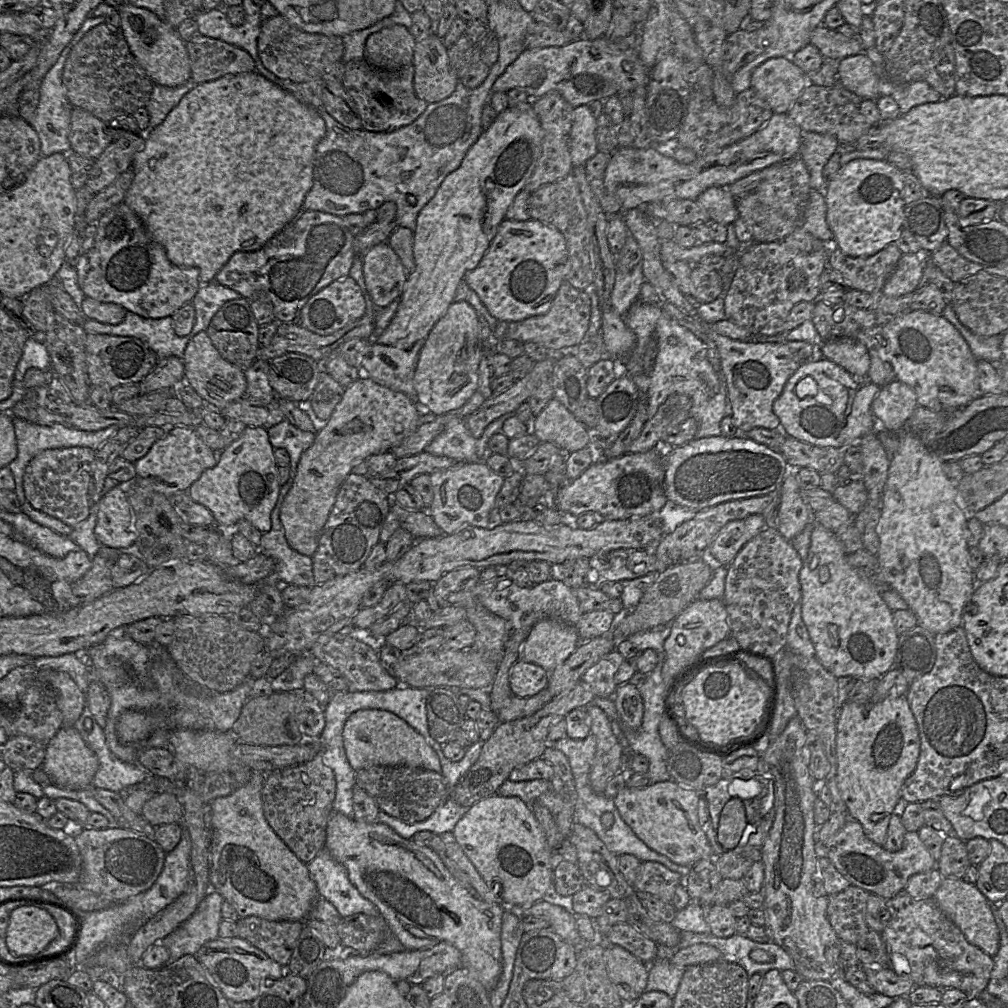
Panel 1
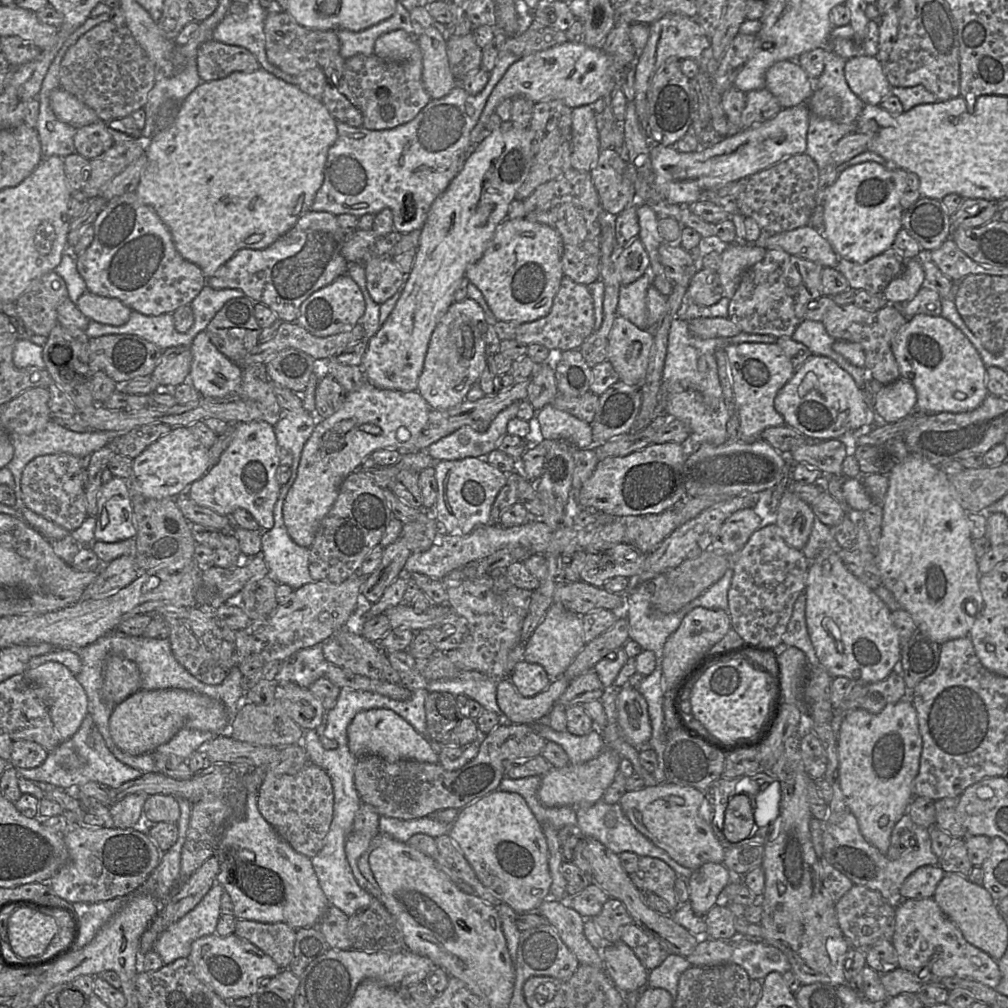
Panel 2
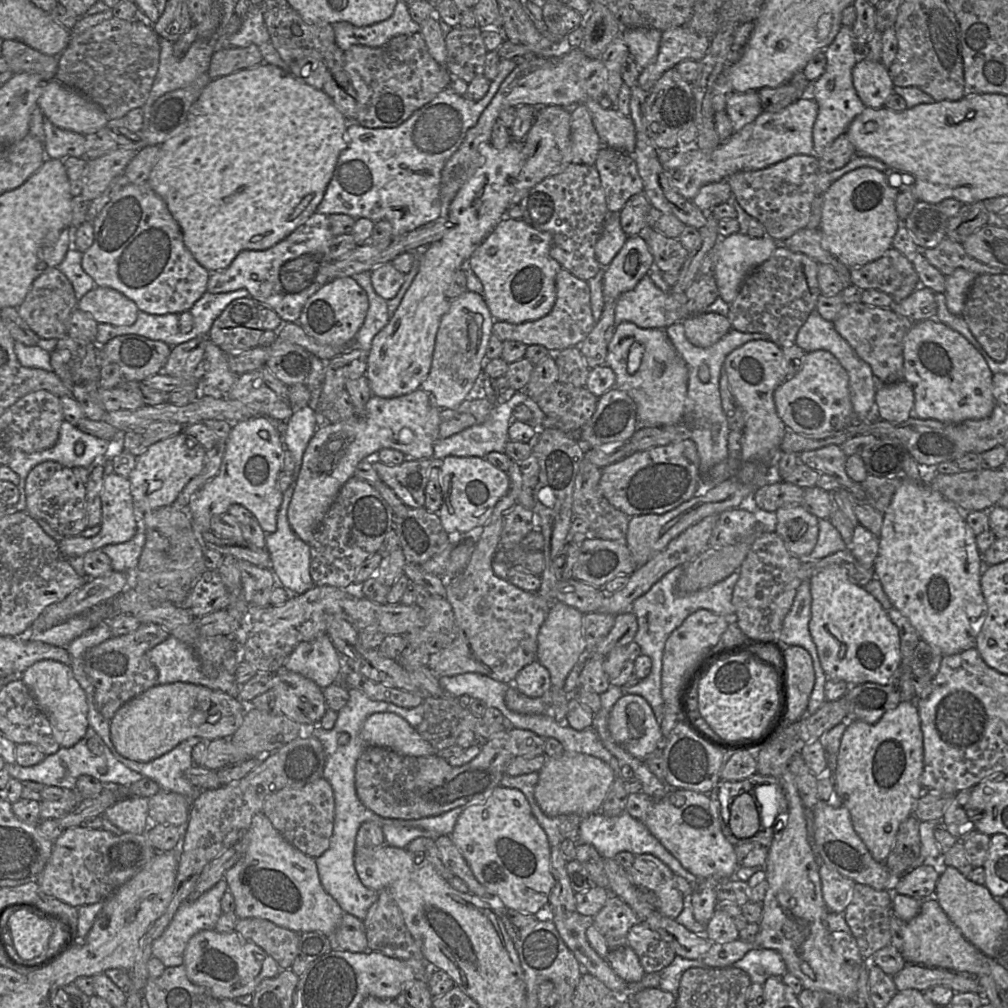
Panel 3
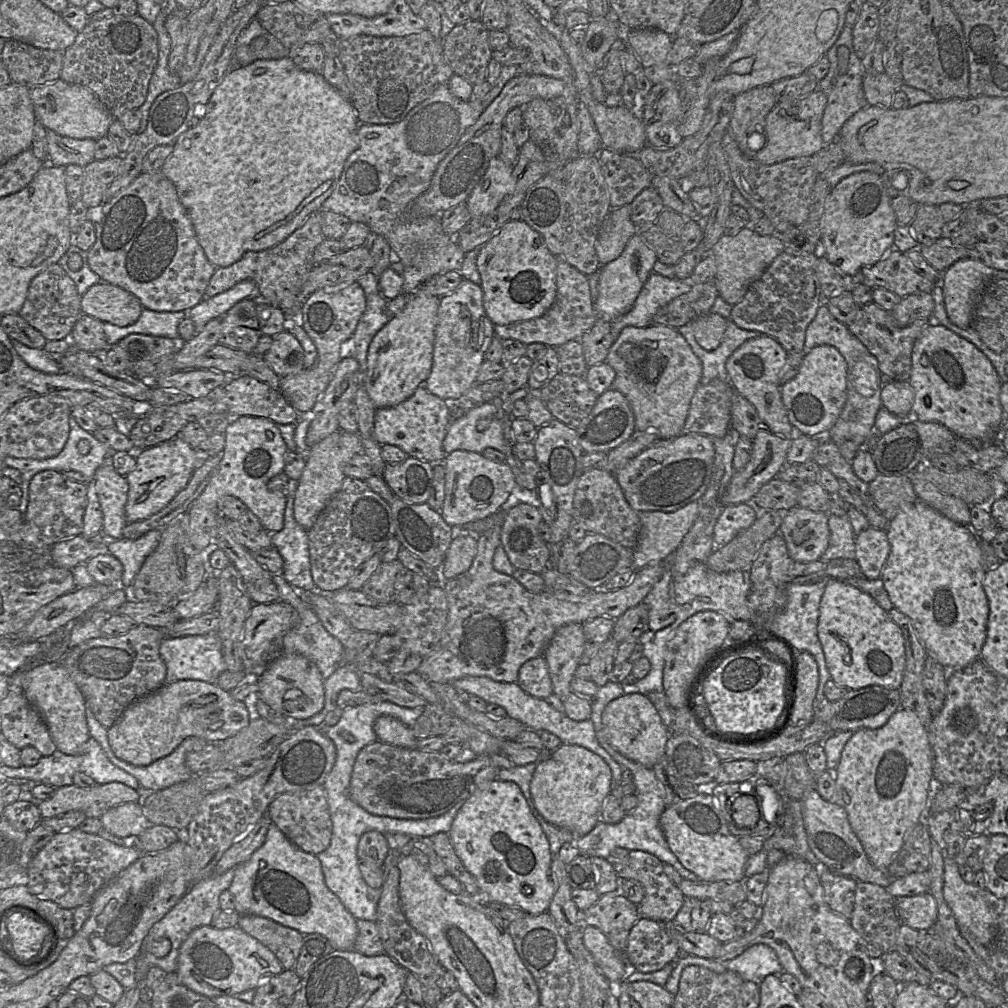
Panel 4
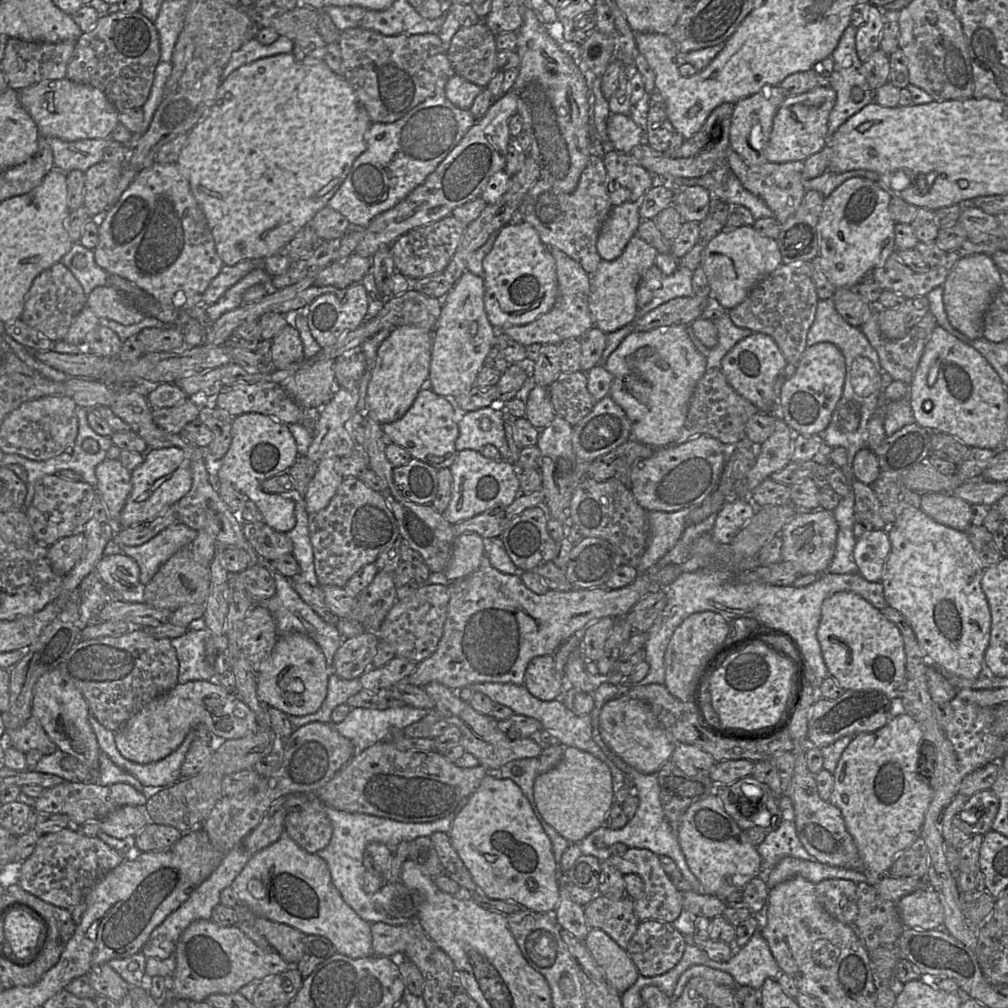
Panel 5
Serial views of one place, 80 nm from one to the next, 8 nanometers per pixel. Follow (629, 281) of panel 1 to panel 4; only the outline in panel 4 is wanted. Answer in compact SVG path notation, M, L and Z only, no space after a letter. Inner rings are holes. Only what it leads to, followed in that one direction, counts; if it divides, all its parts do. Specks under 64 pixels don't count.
M652 272L631 310L611 321L613 343L626 326L644 328L652 325L656 312L673 299L689 292L692 285L690 280L667 278Z

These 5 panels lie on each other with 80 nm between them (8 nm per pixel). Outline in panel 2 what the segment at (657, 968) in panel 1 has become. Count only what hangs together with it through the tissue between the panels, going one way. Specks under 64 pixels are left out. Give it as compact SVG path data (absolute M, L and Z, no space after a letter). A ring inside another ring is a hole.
M669 954L661 965L649 971L648 987L663 988L671 994L674 1000L677 997L680 976L691 966L685 957Z

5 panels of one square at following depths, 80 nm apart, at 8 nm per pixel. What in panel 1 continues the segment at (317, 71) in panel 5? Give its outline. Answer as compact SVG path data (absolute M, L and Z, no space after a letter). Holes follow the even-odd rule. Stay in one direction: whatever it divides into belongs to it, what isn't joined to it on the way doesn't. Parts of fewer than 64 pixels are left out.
M257 71L227 75L198 84L182 97L161 124L145 132L145 145L133 158L130 169L134 177L123 203L139 217L151 238L163 246L172 264L183 268L198 268L199 282L202 285L207 284L215 279L217 273L235 252L259 250L303 210L303 201L313 184L313 159L316 146L325 135L325 121L315 108L302 103L293 94Z

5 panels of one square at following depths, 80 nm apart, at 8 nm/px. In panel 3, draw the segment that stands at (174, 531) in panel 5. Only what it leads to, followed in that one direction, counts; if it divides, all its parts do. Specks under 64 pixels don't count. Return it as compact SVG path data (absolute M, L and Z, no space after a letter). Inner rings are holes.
M139 520L139 530L133 538L124 543L106 545L101 551L110 558L112 570L132 575L144 544L145 534Z

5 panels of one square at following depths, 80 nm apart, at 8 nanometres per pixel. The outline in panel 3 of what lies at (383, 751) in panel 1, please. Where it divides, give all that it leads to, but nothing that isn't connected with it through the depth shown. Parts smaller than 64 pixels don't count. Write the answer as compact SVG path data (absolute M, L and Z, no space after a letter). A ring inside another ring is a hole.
M392 712L370 715L363 723L361 737L367 746L385 747L403 755L436 754L429 741L422 738L405 719Z

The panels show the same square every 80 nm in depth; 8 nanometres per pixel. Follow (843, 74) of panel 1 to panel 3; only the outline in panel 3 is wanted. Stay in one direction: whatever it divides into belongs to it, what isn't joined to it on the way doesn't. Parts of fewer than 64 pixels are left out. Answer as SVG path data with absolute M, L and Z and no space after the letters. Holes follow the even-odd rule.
M860 58L852 69L852 80L866 107L885 107L887 99L894 93L891 76L881 61Z

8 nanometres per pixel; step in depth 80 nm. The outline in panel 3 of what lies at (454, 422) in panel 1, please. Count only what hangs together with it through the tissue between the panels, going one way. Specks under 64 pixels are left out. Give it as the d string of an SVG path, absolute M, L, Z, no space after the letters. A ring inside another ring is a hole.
M516 391L508 401L495 403L484 423L472 425L447 438L438 440L434 444L433 456L439 459L444 459L447 456L483 458L492 451L505 452L506 443L510 440L508 435L509 426L515 420L513 419L513 411L517 405L526 401L527 398L528 395L525 391Z

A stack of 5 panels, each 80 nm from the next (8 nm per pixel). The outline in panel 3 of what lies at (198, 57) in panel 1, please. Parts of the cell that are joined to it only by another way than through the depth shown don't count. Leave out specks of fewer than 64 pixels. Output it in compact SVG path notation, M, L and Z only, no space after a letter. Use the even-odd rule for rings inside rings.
M256 45L248 47L227 47L214 51L208 69L209 77L217 79L242 69L255 67L263 62Z

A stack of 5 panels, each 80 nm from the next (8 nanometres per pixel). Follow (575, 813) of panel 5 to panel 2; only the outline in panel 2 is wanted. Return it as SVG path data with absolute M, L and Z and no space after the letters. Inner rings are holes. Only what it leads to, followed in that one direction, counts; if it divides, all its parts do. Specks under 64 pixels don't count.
M606 748L600 755L582 764L571 764L562 768L551 768L541 777L538 797L547 807L590 806L602 799L602 796L619 771L620 756L614 750Z

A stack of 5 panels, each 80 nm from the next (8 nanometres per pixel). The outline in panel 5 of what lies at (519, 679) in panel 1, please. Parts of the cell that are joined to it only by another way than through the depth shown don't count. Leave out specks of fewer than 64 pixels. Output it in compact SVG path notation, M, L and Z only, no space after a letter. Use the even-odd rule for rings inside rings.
M553 655L533 658L526 668L523 685L534 697L542 701L560 699L567 686L565 672L561 677L555 671Z

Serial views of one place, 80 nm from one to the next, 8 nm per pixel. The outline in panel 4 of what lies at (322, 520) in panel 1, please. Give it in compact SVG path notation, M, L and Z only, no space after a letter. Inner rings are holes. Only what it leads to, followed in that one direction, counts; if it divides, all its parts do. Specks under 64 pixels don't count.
M425 381L418 386L413 395L398 405L376 409L374 438L380 445L397 446L409 457L430 463L446 458L443 440L452 420L445 400L430 393L424 385ZM338 430L309 448L309 455L295 493L293 514L296 522L308 531L330 499L341 489L344 466L356 454L363 453L362 439L358 433Z

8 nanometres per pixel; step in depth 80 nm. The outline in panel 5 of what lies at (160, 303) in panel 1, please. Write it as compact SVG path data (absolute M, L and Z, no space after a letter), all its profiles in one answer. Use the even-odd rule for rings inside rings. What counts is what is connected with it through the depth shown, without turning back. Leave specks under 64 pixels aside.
M154 162L151 167L140 171L133 182L122 193L119 200L114 205L110 206L100 217L98 220L98 230L98 244L93 249L94 259L97 265L104 269L108 274L116 274L131 281L136 286L152 295L158 302L166 306L190 310L197 305L202 305L202 296L204 295L210 282L218 275L221 268L224 266L222 260L216 252L215 243L209 230L206 218L191 192L189 181L180 172L176 163L159 164Z

